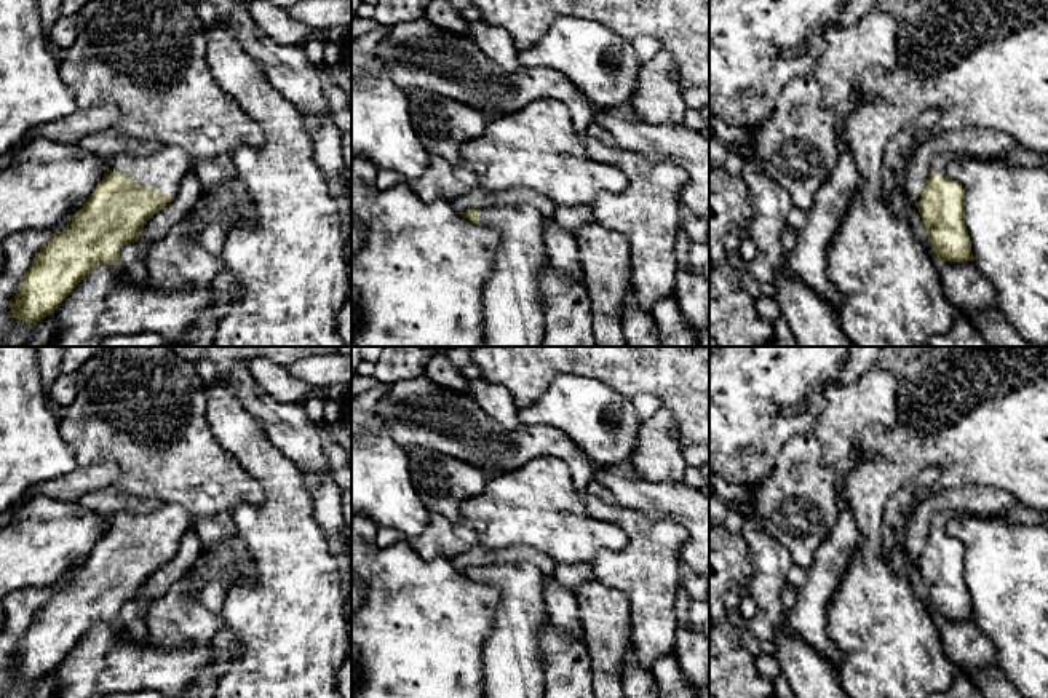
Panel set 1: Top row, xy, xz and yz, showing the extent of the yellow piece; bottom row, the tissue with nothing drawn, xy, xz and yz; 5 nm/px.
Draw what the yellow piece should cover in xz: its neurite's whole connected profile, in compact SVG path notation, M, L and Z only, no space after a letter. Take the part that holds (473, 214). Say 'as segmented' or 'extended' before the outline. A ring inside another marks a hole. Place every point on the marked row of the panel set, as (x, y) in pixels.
extended; M529 204L470 209L463 217L500 235L481 299L486 347L542 347L545 307L538 284L550 264L545 217Z

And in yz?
extended; M943 153L933 160L917 204L928 243L941 262L973 260L971 240L965 225L965 188L944 173L946 165L955 157L955 153Z

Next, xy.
extended; M163 145L149 157L118 155L110 171L73 216L69 228L59 232L34 257L19 283L11 313L27 324L53 315L67 295L96 265L117 265L125 244L137 241L144 225L176 196L184 176L195 163L176 145Z

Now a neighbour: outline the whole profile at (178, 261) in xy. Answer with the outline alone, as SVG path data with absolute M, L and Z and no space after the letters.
M192 212L163 238L149 243L144 262L150 284L163 291L211 286L225 267L222 259L211 256L196 240Z

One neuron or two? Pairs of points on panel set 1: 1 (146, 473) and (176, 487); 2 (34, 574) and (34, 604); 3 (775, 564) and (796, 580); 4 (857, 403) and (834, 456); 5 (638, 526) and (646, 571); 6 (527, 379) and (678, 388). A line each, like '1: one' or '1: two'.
1: one
2: two
3: two
4: one
5: one
6: one

